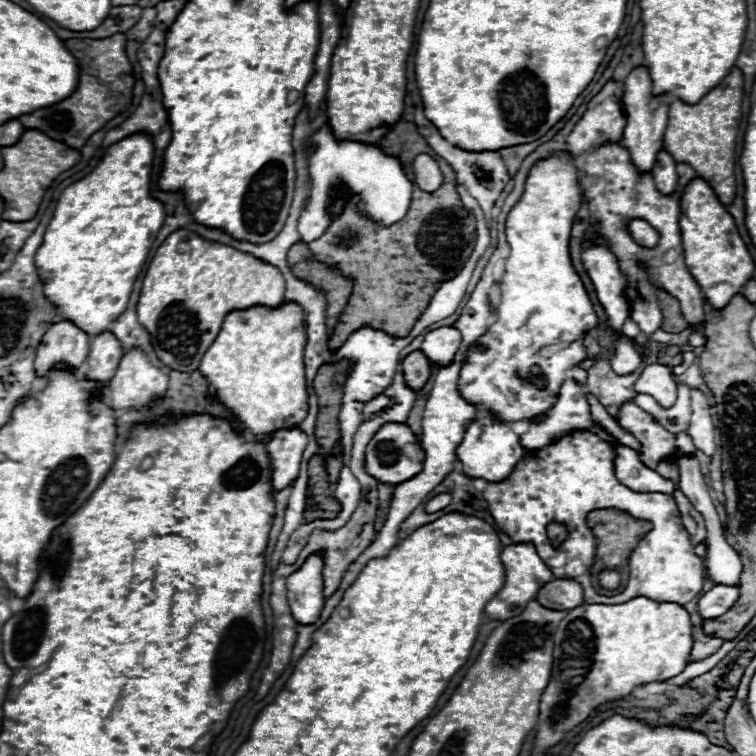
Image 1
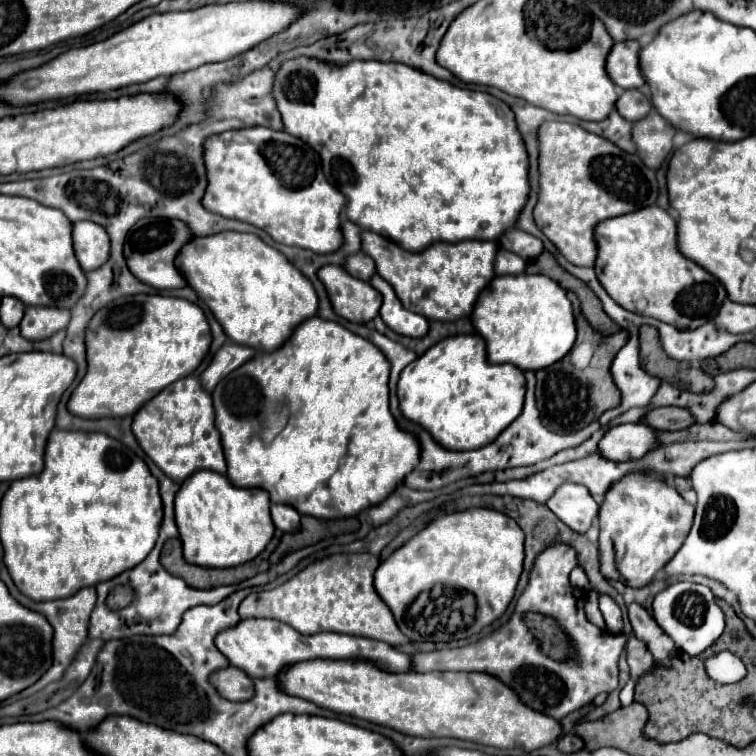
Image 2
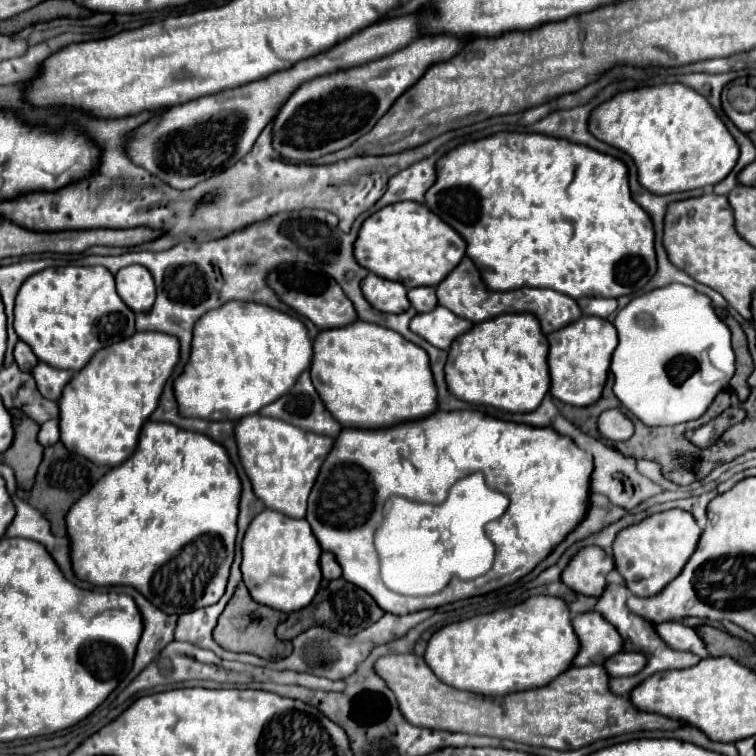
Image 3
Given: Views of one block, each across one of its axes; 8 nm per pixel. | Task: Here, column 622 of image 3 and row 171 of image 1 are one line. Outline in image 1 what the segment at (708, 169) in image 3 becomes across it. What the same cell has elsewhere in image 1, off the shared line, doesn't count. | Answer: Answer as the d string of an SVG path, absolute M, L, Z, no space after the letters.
M136 132L118 144L112 144L100 164L82 180L70 184L58 198L54 218L50 220L44 242L36 252L36 268L44 284L44 294L58 308L60 320L72 320L78 328L96 336L104 332L124 310L132 286L148 258L152 242L164 224L166 208L150 196L150 170L154 160L154 140L150 134Z

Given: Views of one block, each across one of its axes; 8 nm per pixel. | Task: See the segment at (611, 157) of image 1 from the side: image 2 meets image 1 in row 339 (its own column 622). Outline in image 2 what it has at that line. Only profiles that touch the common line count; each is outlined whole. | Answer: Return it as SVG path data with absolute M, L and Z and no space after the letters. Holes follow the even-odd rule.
M566 544L550 546L534 562L530 582L524 594L518 598L512 618L494 630L490 636L478 640L476 644L438 650L438 652L420 652L412 656L416 672L434 672L434 670L456 670L456 672L488 672L508 684L518 696L534 710L548 714L556 720L562 720L566 714L590 704L598 694L618 688L618 658L624 650L626 638L622 634L608 634L606 630L588 622L584 614L584 602L588 594L580 588L572 588L569 581L570 572L578 565L576 554ZM526 612L540 612L556 618L566 634L572 636L578 650L578 660L574 662L556 662L545 660L536 638L524 626Z

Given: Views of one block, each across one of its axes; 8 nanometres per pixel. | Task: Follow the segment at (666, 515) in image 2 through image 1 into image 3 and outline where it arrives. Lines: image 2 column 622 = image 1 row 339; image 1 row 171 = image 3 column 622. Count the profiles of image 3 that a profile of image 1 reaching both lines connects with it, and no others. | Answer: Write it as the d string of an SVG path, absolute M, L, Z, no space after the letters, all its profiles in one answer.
M666 510L660 514L652 514L644 518L642 522L624 528L616 540L614 540L614 562L616 570L626 580L628 590L634 596L650 598L660 594L672 582L680 576L682 568L694 554L698 540L700 540L700 526L692 518L692 514L684 510Z

